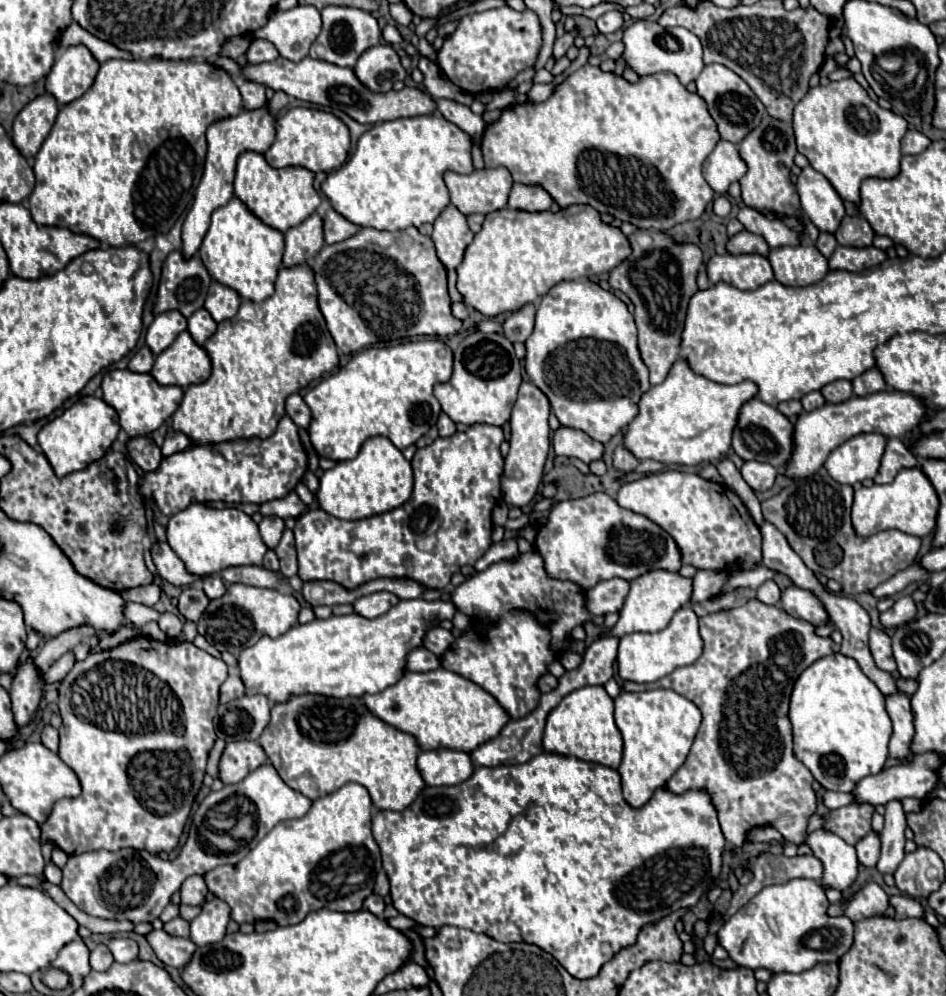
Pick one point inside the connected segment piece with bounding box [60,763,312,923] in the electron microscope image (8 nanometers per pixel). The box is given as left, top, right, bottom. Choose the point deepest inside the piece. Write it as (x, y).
(129, 884)

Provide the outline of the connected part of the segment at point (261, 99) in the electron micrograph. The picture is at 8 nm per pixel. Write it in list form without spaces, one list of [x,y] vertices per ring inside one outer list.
[[[242,81],[238,83],[240,95],[244,99],[244,107],[246,109],[258,109],[266,103],[266,93],[264,93],[264,85],[262,83],[254,83],[254,81]]]

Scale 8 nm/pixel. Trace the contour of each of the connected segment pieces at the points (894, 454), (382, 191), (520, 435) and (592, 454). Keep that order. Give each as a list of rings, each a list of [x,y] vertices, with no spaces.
[[[894,437],[888,441],[888,445],[884,449],[880,469],[878,469],[878,475],[874,477],[874,483],[890,483],[890,481],[894,481],[894,477],[898,475],[900,469],[914,467],[914,465],[918,465],[918,459],[906,449],[906,445],[900,437]]]
[[[422,115],[378,123],[360,137],[354,155],[340,169],[328,173],[326,181],[322,183],[322,191],[340,215],[344,215],[348,221],[360,227],[398,231],[410,225],[420,227],[422,223],[434,223],[434,219],[450,203],[448,189],[442,179],[444,171],[456,173],[474,171],[470,147],[472,147],[470,135],[440,115]]]
[[[522,383],[518,391],[518,399],[512,409],[510,417],[510,451],[504,459],[504,475],[502,475],[502,499],[512,507],[526,507],[532,503],[532,499],[538,493],[538,487],[542,483],[544,475],[544,463],[550,449],[550,427],[548,427],[548,415],[550,415],[550,401],[548,397],[534,385],[534,383]]]
[[[560,425],[552,433],[552,447],[556,456],[578,457],[584,463],[590,463],[594,459],[602,459],[602,443],[592,439],[580,429],[564,427]]]

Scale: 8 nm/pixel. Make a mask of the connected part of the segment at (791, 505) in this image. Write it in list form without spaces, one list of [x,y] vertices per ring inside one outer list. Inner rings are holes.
[[[814,475],[804,481],[792,481],[788,493],[782,491],[762,501],[762,513],[790,543],[790,547],[802,557],[802,561],[814,571],[824,573],[842,585],[844,595],[866,593],[876,585],[888,581],[898,571],[912,565],[920,549],[920,539],[898,529],[880,531],[878,535],[858,537],[850,521],[852,509],[852,485],[842,485],[830,475]],[[788,501],[788,511],[786,511]]]

